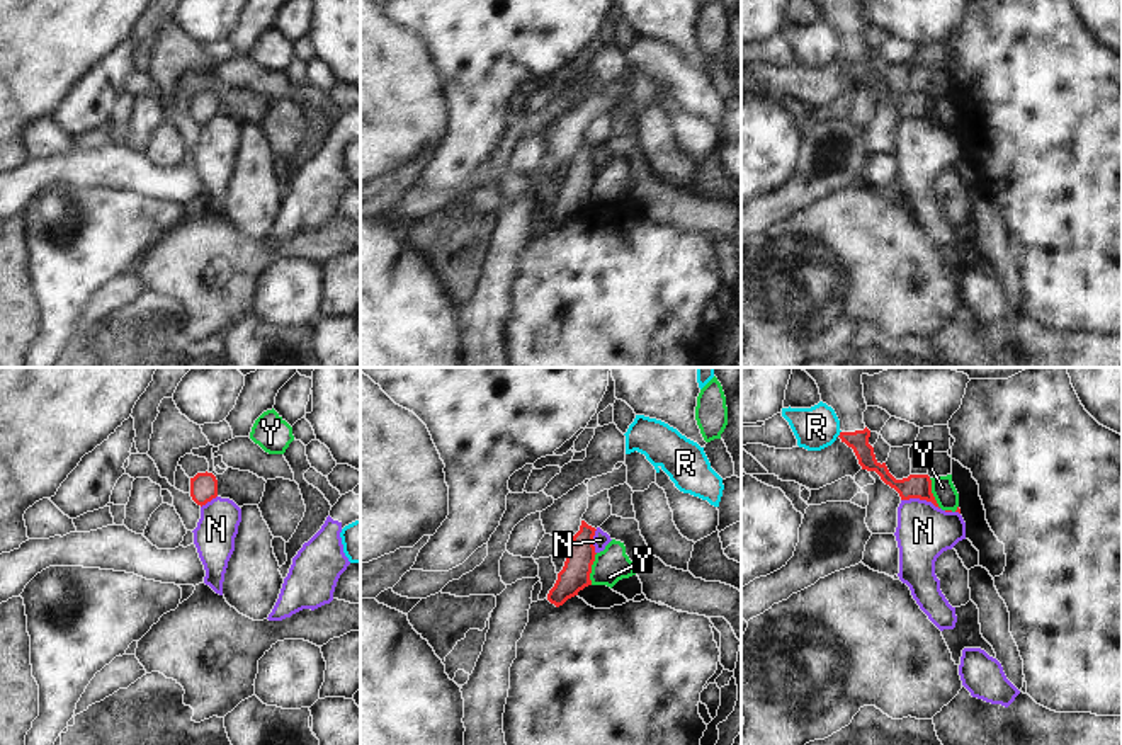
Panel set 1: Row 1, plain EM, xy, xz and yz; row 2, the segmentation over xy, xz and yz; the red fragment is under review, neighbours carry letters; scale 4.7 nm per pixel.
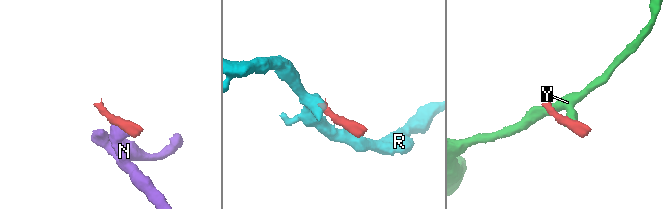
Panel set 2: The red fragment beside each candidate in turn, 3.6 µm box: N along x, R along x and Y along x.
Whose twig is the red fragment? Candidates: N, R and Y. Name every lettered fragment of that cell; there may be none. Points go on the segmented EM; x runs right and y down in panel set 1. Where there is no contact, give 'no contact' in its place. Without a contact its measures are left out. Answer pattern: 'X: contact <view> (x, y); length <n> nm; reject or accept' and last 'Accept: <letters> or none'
N: contact yz (920, 499); length 190 nm; reject
R: contact yz (840, 434); length 40 nm; reject
Y: contact xz (590, 568); length 160 nm; reject
Accept: none

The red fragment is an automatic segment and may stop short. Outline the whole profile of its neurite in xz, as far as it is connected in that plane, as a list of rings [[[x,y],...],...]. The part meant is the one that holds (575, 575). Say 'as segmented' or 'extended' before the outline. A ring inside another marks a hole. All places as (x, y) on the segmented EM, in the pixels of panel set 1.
as segmented; [[[581,520],[580,531],[573,536],[568,546],[564,566],[558,573],[554,587],[547,594],[547,600],[556,607],[592,585],[590,573],[597,554],[593,546],[595,531],[595,527]]]

